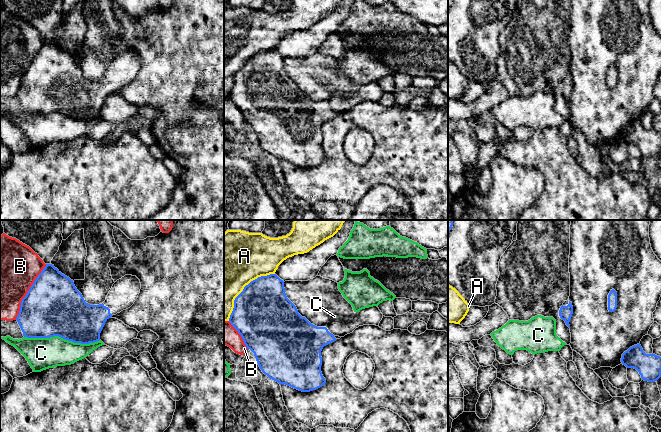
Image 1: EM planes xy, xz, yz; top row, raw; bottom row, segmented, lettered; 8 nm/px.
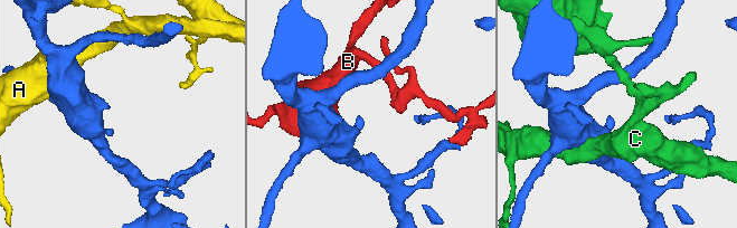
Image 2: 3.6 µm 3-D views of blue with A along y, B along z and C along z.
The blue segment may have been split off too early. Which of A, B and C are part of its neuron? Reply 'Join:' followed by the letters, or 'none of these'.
Join: none of these

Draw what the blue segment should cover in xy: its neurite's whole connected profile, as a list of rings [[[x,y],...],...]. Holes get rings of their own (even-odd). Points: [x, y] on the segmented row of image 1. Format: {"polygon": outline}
{"polygon": [[[46,264],[22,299],[16,320],[27,338],[59,336],[74,343],[94,343],[100,340],[105,322],[130,308],[140,289],[136,276],[125,275],[113,284],[102,304],[90,305],[73,280]]]}

